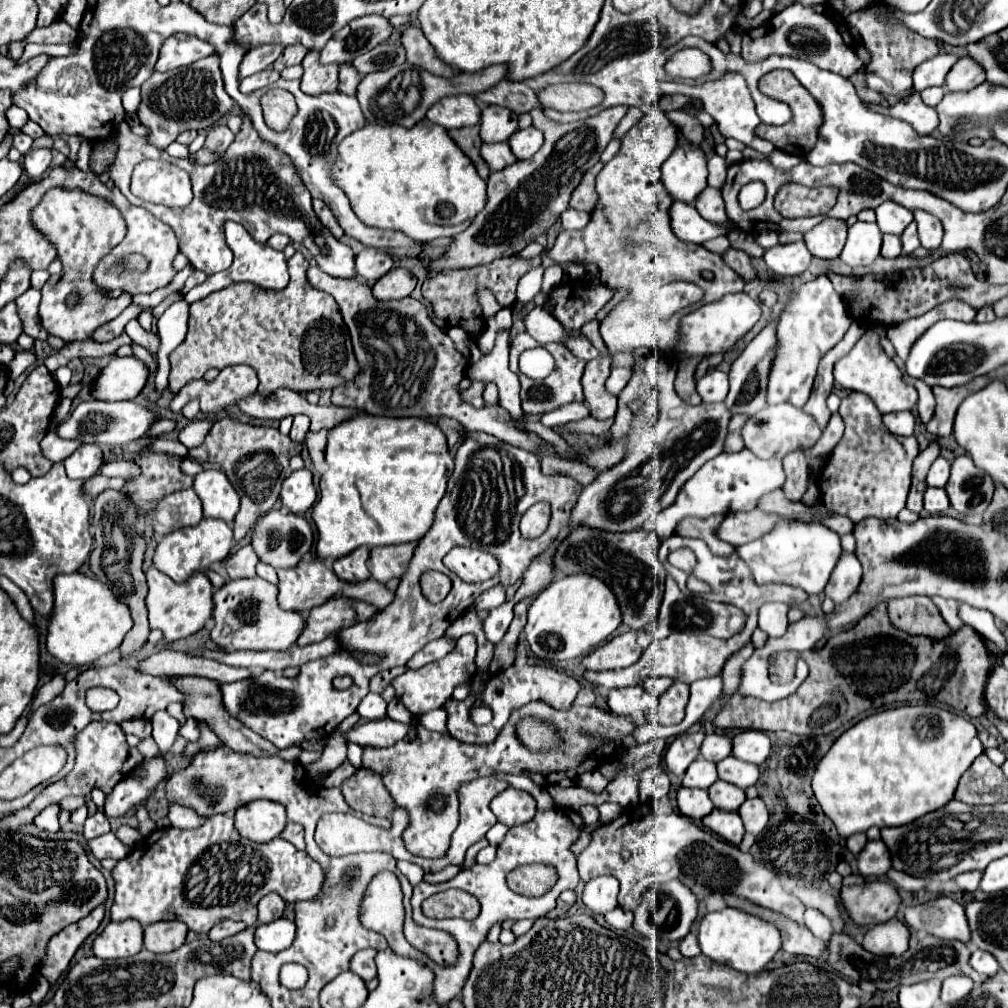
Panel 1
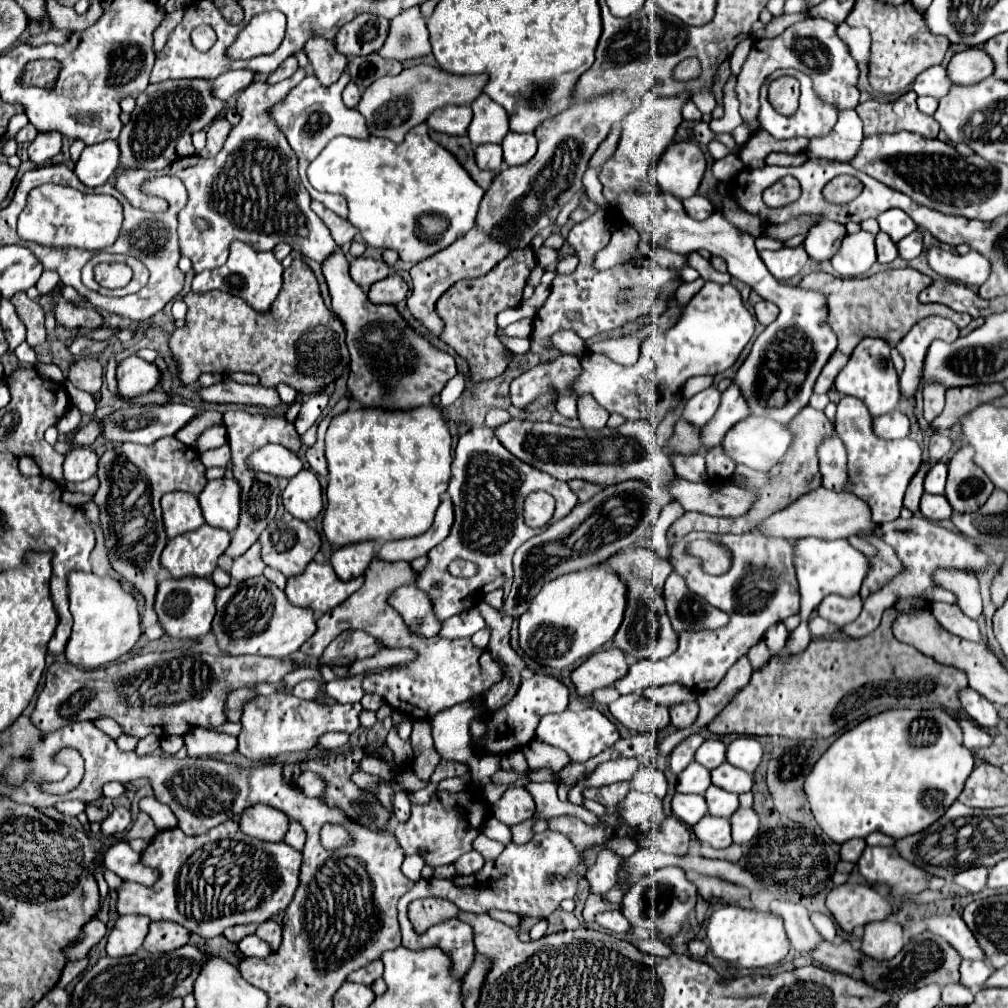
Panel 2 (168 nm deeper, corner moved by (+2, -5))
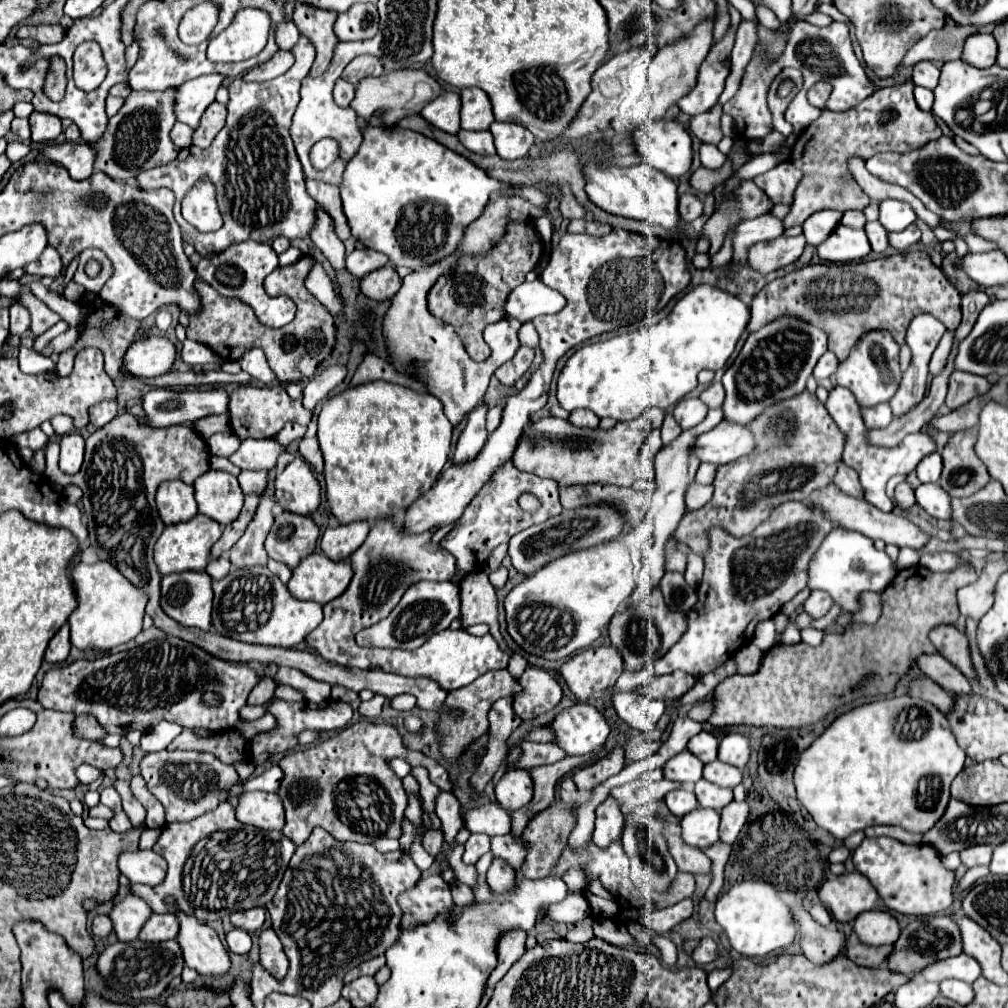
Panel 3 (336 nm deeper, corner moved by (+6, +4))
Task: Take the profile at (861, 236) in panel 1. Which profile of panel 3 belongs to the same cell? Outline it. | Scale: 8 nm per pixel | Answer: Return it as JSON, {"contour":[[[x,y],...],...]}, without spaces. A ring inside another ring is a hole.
{"contour":[[[838,225],[836,231],[818,247],[818,255],[824,261],[832,263],[848,263],[862,261],[870,253],[870,243],[864,229],[852,229],[846,225]]]}

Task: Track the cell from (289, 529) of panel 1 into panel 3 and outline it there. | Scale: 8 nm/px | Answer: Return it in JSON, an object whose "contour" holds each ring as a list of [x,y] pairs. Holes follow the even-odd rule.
{"contour":[[[282,511],[274,517],[274,525],[266,537],[264,547],[270,559],[294,569],[302,557],[314,551],[318,535],[320,529],[308,515]]]}

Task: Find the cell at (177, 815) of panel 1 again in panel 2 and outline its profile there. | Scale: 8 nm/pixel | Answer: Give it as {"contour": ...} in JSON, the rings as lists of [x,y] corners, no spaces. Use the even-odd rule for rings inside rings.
{"contour":[[[140,798],[138,808],[144,810],[154,820],[158,830],[170,830],[170,828],[174,828],[178,824],[172,810],[166,804],[158,802],[156,798]]]}

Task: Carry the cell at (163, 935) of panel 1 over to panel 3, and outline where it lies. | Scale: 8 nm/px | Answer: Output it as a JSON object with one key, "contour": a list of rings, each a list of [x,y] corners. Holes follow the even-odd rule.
{"contour":[[[152,915],[140,931],[140,939],[150,943],[176,939],[176,935],[178,935],[178,919],[174,915]]]}

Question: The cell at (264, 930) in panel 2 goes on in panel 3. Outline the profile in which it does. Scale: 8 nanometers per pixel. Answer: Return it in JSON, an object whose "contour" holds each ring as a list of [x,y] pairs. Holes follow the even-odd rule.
{"contour":[[[262,929],[260,931],[260,963],[276,977],[282,979],[288,971],[288,959],[282,951],[282,943],[274,929]]]}

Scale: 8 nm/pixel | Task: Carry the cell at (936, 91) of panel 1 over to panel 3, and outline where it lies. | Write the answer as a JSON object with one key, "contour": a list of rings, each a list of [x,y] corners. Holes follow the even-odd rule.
{"contour":[[[914,87],[914,95],[916,95],[916,103],[920,109],[924,111],[930,111],[932,107],[932,101],[934,101],[934,95],[930,89],[922,89],[922,87]]]}

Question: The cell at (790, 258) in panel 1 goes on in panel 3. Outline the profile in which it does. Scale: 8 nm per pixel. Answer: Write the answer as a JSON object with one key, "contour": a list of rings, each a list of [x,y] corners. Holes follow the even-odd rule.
{"contour":[[[804,235],[800,237],[776,237],[770,241],[760,241],[750,249],[750,267],[760,273],[772,273],[780,267],[794,263],[804,251]]]}

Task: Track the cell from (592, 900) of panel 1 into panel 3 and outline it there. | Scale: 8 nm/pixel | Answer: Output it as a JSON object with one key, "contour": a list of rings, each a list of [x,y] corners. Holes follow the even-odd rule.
{"contour":[[[608,797],[596,809],[596,829],[592,833],[592,841],[600,849],[608,849],[612,843],[622,839],[622,831],[624,831],[624,817],[618,805]]]}

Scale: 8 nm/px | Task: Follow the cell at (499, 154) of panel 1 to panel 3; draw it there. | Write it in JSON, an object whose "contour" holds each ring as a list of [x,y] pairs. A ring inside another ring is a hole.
{"contour":[[[460,129],[458,131],[458,139],[462,141],[462,145],[478,155],[494,155],[494,137],[490,131],[466,131]]]}

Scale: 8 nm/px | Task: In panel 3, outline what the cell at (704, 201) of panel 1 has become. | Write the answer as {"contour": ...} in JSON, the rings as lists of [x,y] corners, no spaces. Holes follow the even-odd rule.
{"contour":[[[684,193],[678,201],[678,213],[684,223],[690,223],[702,215],[702,201],[692,193]]]}

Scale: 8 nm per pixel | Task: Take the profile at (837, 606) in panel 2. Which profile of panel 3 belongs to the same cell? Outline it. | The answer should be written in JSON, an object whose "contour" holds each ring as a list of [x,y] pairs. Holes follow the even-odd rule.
{"contour":[[[812,591],[804,603],[804,611],[810,613],[814,619],[818,619],[818,617],[824,617],[832,605],[834,605],[834,599],[828,593]]]}

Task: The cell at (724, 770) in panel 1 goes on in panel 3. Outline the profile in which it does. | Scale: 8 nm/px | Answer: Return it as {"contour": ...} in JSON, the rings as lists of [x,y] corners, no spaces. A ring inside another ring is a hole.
{"contour":[[[712,761],[704,765],[704,779],[710,783],[716,783],[720,787],[736,787],[742,781],[742,771],[734,765],[722,763],[722,761]]]}

